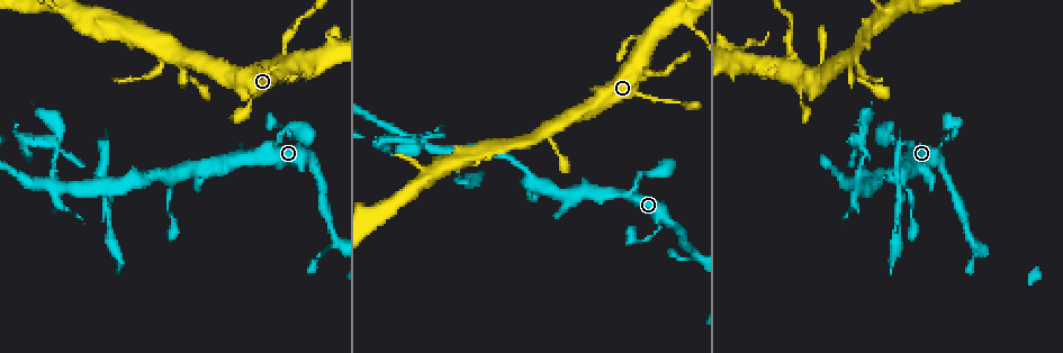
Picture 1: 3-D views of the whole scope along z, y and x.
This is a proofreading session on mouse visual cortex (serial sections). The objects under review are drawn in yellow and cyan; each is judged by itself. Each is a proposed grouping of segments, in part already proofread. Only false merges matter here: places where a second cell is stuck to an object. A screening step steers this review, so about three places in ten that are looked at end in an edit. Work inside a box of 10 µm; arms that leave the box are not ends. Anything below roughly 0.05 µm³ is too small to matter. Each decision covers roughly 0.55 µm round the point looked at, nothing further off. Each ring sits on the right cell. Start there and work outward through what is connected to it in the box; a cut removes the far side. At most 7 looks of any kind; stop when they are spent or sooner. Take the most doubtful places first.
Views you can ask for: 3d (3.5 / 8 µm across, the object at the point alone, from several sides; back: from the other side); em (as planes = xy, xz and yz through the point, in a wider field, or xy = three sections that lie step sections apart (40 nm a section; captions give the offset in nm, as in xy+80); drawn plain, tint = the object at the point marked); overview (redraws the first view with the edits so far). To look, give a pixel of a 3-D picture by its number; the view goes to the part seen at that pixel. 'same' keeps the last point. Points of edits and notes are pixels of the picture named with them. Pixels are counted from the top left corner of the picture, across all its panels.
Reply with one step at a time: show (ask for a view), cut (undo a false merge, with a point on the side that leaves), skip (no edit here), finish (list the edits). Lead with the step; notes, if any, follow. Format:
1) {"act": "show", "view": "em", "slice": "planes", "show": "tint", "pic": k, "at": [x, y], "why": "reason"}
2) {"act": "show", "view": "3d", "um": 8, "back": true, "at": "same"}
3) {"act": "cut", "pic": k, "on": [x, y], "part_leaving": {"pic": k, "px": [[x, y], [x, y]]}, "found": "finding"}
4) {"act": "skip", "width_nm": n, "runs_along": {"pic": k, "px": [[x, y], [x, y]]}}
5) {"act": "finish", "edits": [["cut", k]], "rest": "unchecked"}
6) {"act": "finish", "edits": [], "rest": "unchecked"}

{"act": "show", "view": "em", "slice": "xy", "step": 2, "show": "tint", "pic": 1, "at": [865, 157]}

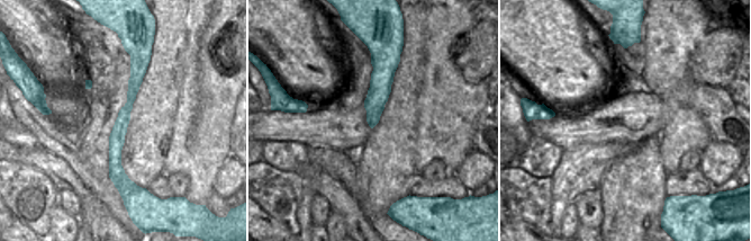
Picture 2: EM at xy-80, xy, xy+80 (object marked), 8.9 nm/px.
{"act": "show", "view": "3d", "um": 3.5, "at": "same"}

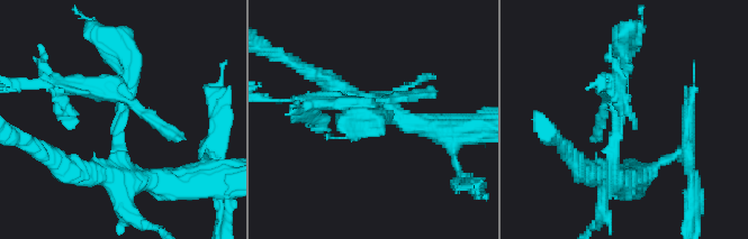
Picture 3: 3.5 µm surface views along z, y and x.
{"act": "cut", "pic": 3, "on": [90, 90], "part_leaving": {"pic": 3, "px": [[125, 101], [93, 88], [28, 84]]}, "found": "a second cell is stuck on"}

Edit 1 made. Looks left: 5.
{"act": "show", "view": "3d", "um": 3.5, "pic": 1, "at": [957, 126], "why": "sudden change in width"}

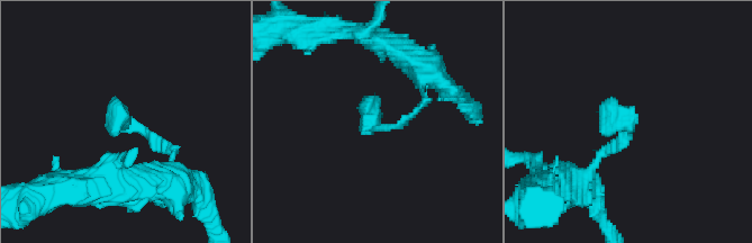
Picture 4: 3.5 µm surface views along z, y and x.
{"act": "show", "view": "em", "slice": "xy", "step": 1, "show": "tint", "pic": 4, "at": [141, 126], "why": "need the tissue"}

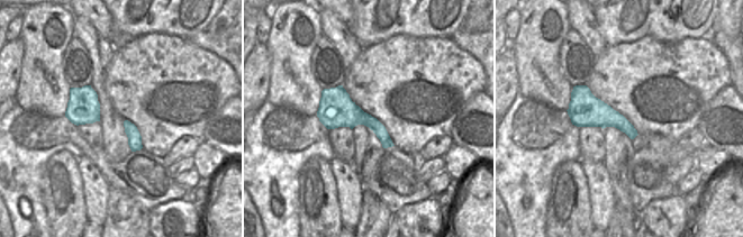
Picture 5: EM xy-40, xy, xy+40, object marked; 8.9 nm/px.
{"act": "skip", "runs_along": {"pic": 4, "px": [[169, 172], [172, 152], [117, 100]]}, "found": "one cell here"}

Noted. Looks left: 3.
{"act": "show", "view": "em", "slice": "xy", "step": 1, "show": "tint", "pic": 1, "at": [285, 47], "why": "a narrow waist"}

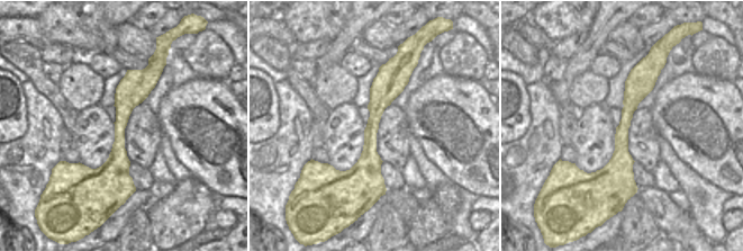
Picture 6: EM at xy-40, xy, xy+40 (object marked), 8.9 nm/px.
{"act": "show", "view": "3d", "um": 3.5, "at": "same"}

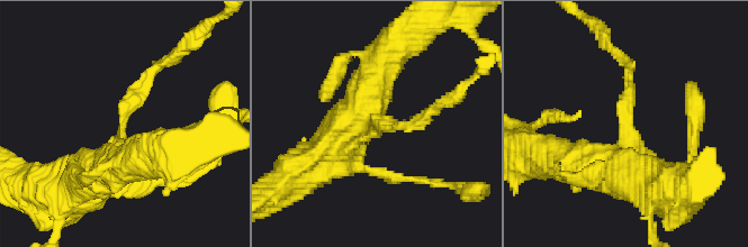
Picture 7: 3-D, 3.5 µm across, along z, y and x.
{"act": "skip", "arm_widths_nm": [150, 600], "runs_along": {"pic": 6, "px": [[383, 68], [365, 185]]}, "found": "one cell here"}

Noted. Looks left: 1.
{"act": "finish", "edits": [["cut", 3]], "rest": "unchecked"}

